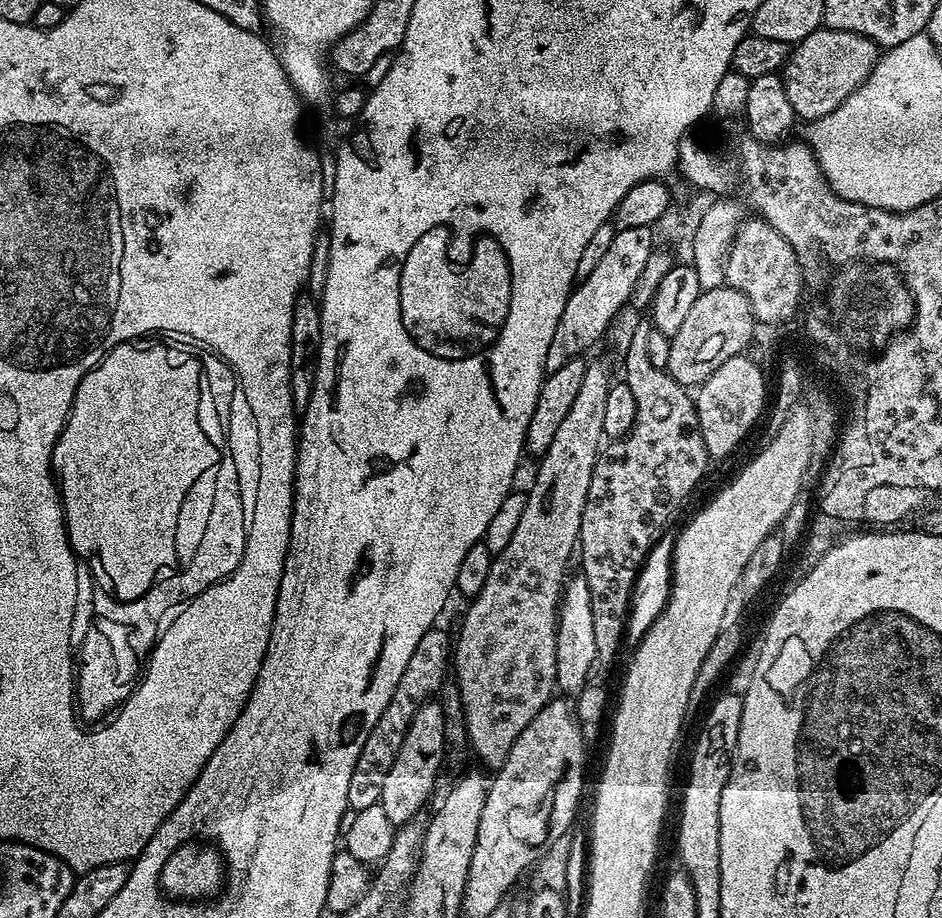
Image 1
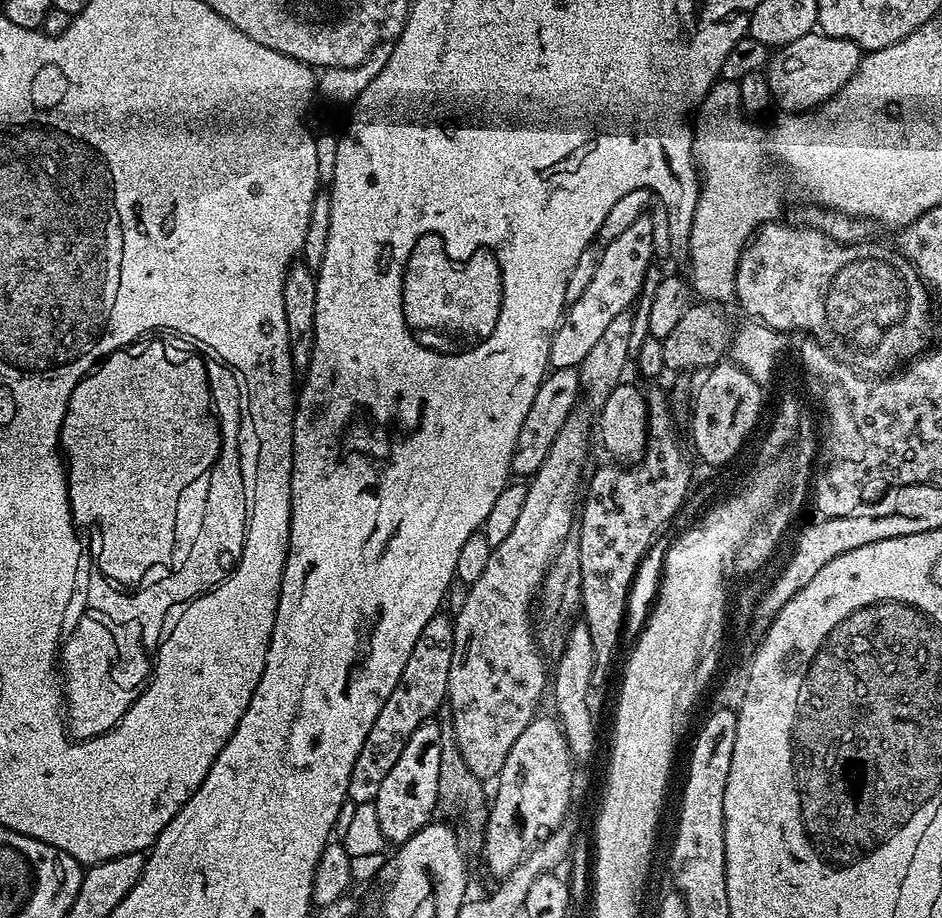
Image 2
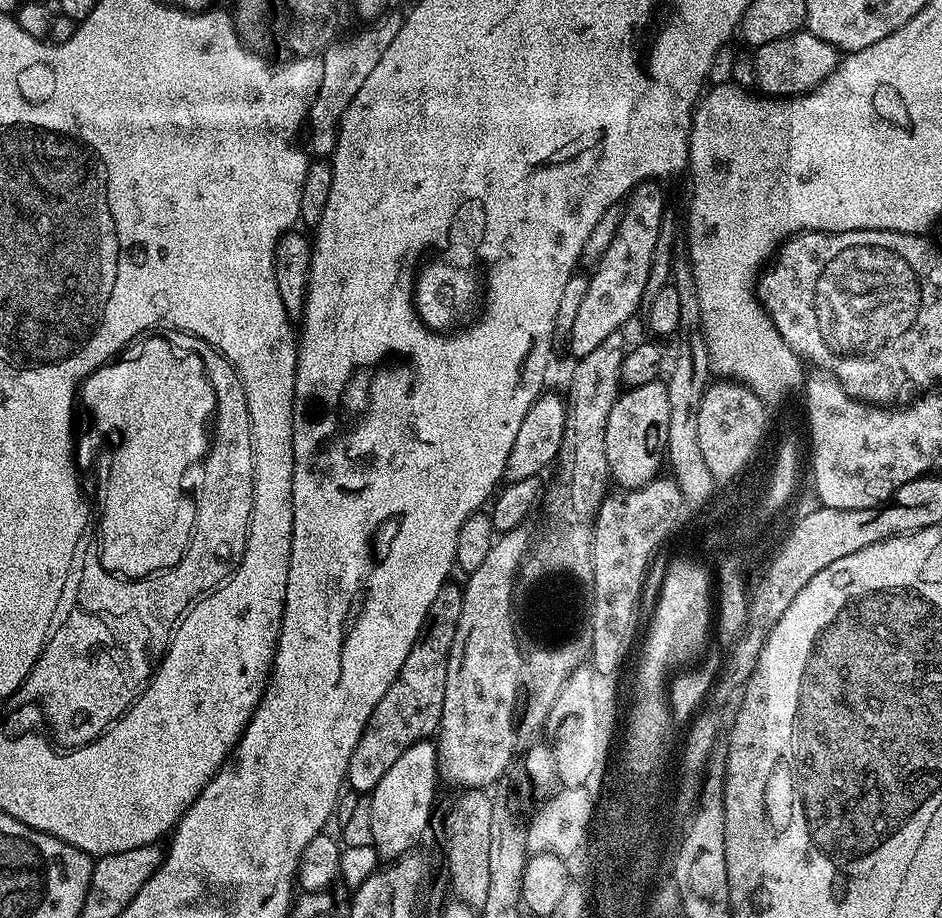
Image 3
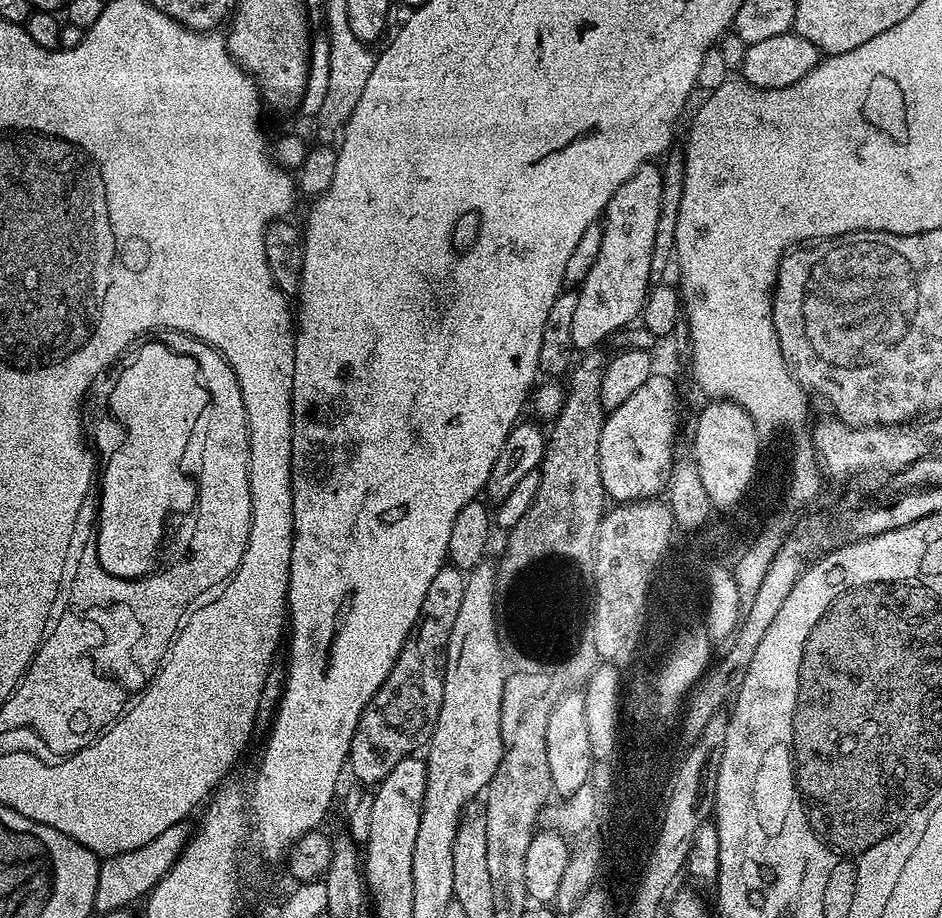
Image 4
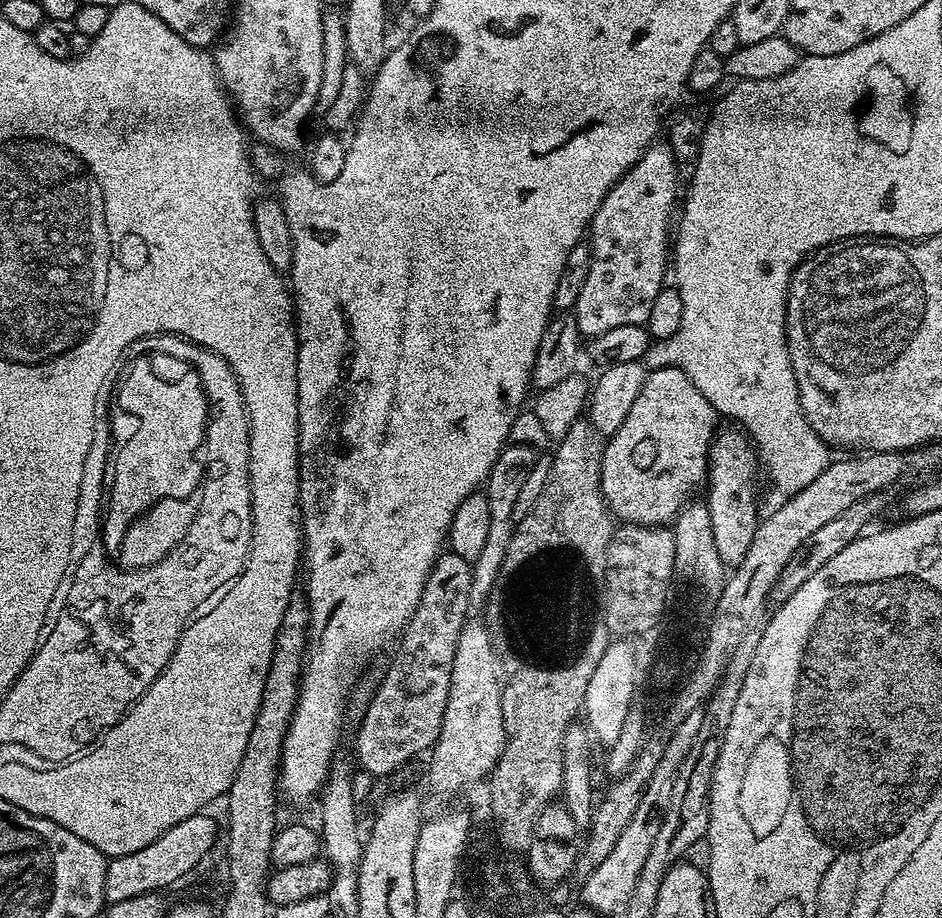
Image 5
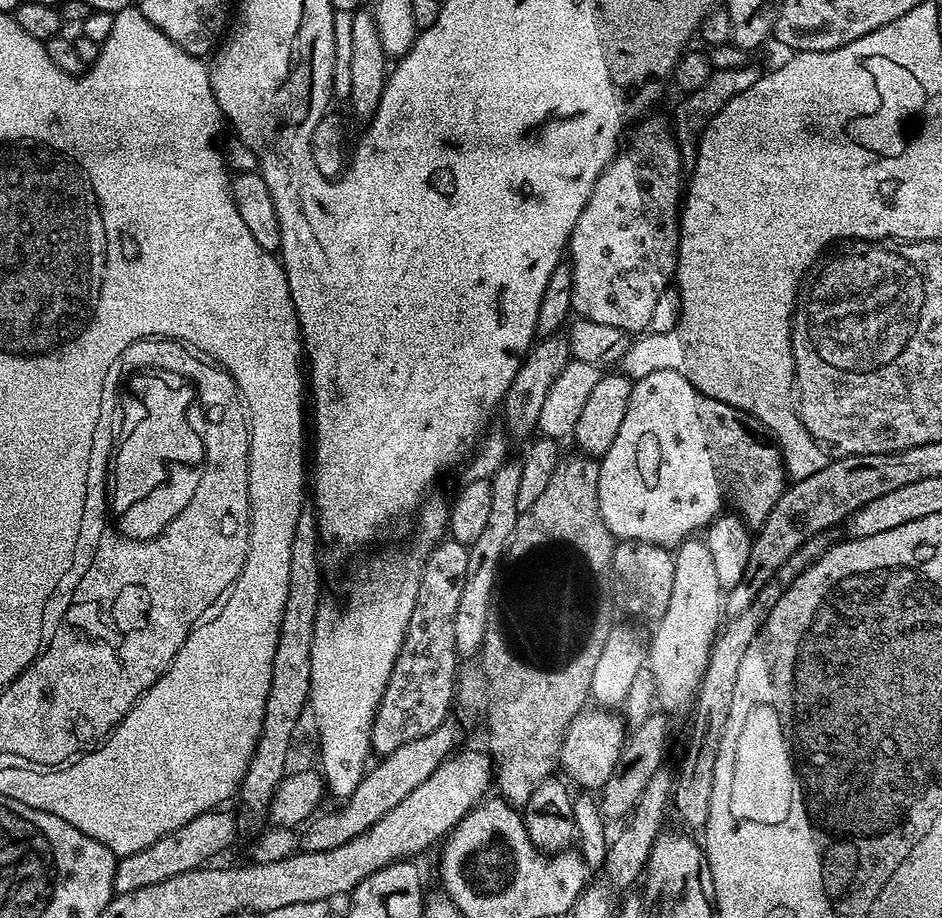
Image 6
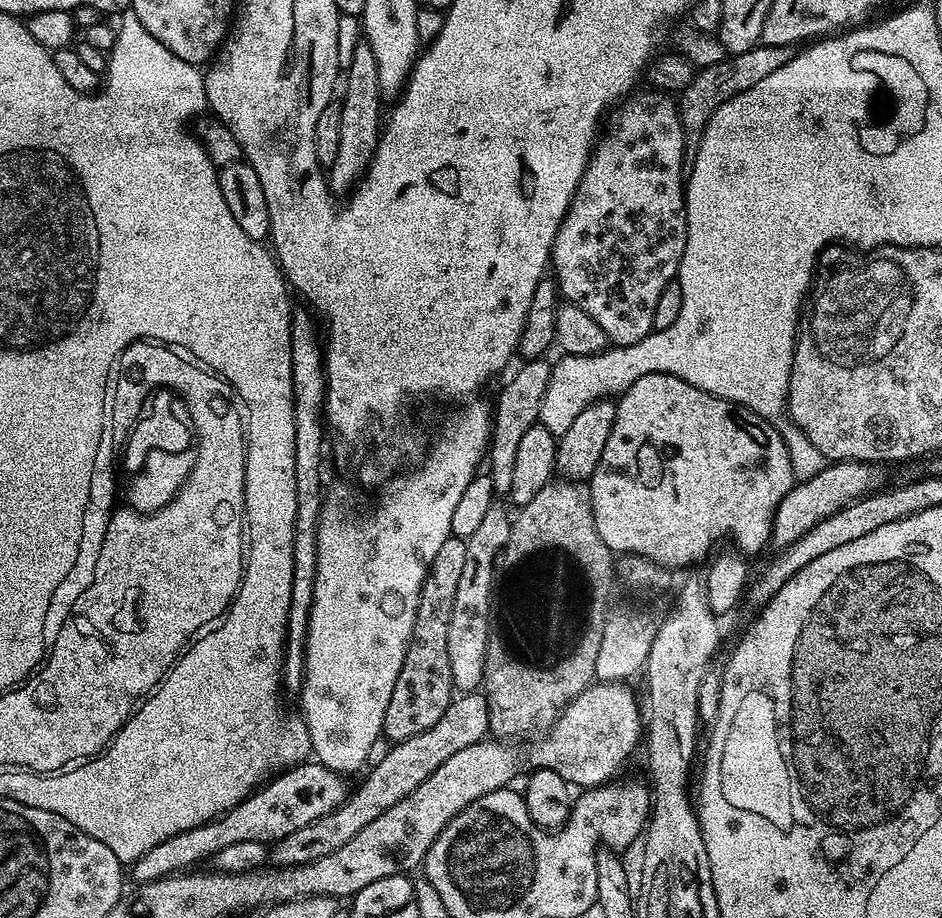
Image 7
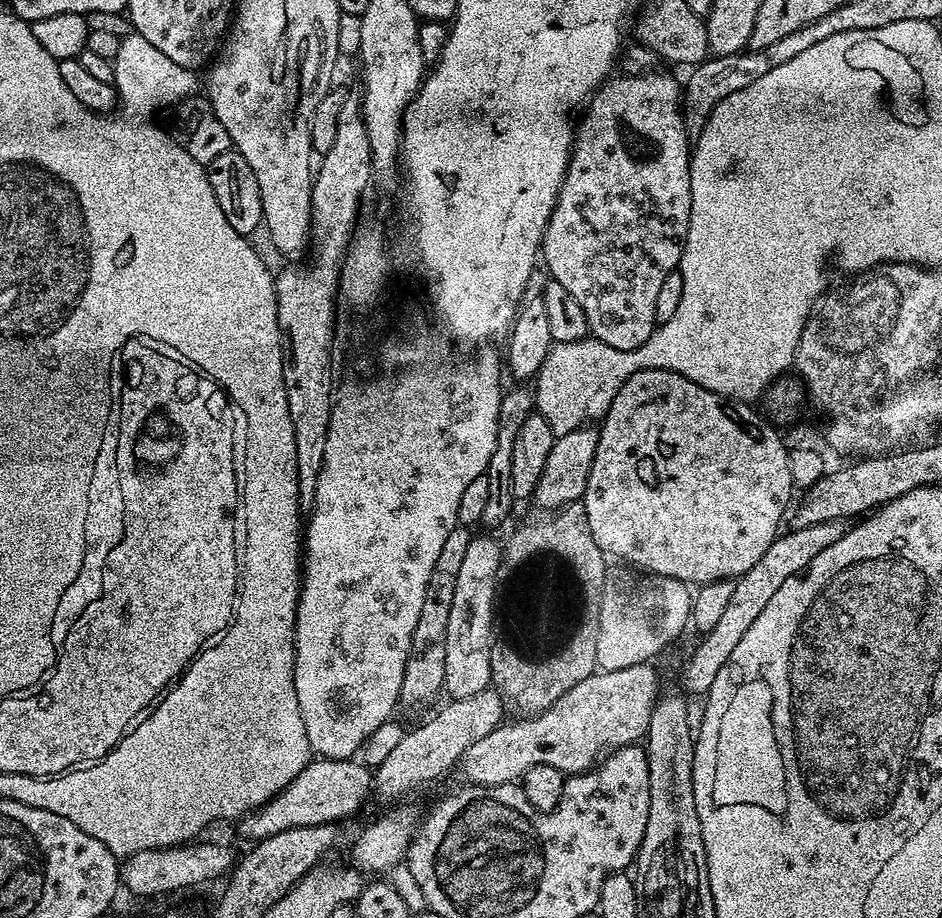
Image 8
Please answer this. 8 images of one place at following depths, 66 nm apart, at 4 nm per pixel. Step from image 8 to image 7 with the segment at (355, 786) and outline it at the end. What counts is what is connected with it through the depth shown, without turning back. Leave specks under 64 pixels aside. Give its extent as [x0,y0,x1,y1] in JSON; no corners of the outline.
[131,762,350,884]

